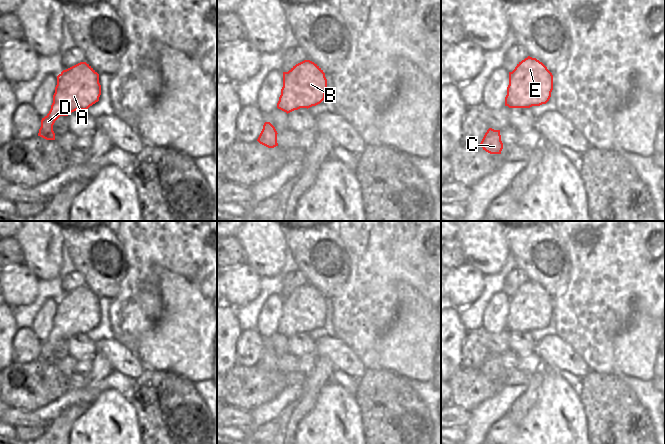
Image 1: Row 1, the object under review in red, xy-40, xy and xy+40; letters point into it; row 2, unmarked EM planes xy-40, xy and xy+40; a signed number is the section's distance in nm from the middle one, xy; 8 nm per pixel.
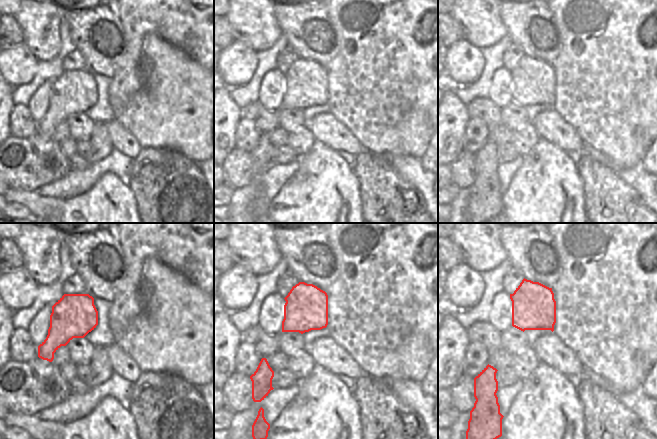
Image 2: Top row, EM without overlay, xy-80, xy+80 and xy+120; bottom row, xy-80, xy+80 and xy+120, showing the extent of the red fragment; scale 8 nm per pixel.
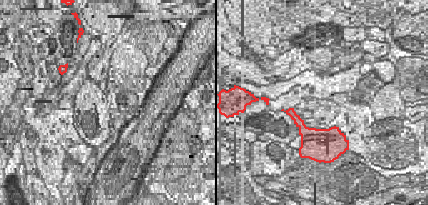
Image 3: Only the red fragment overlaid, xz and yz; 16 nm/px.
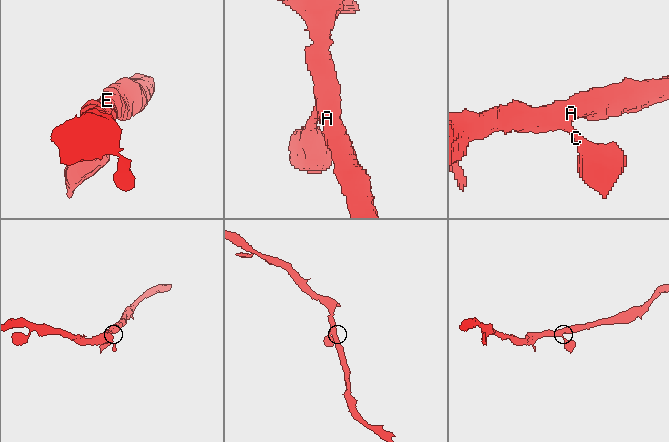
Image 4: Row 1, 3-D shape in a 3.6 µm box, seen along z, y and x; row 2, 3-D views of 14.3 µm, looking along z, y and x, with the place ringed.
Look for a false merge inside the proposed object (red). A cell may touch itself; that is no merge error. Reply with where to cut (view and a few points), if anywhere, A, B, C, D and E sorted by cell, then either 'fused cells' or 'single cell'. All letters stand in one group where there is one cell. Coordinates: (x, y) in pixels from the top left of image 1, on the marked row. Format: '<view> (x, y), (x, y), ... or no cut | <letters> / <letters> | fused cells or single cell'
no cut | A B C D E | single cell

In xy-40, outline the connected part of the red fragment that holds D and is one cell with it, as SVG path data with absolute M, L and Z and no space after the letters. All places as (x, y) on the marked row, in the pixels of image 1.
M80 62L57 76L57 85L49 113L42 118L38 136L55 140L53 125L60 116L87 110L99 101L99 74L86 62Z

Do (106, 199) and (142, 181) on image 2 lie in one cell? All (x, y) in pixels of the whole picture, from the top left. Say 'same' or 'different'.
different

